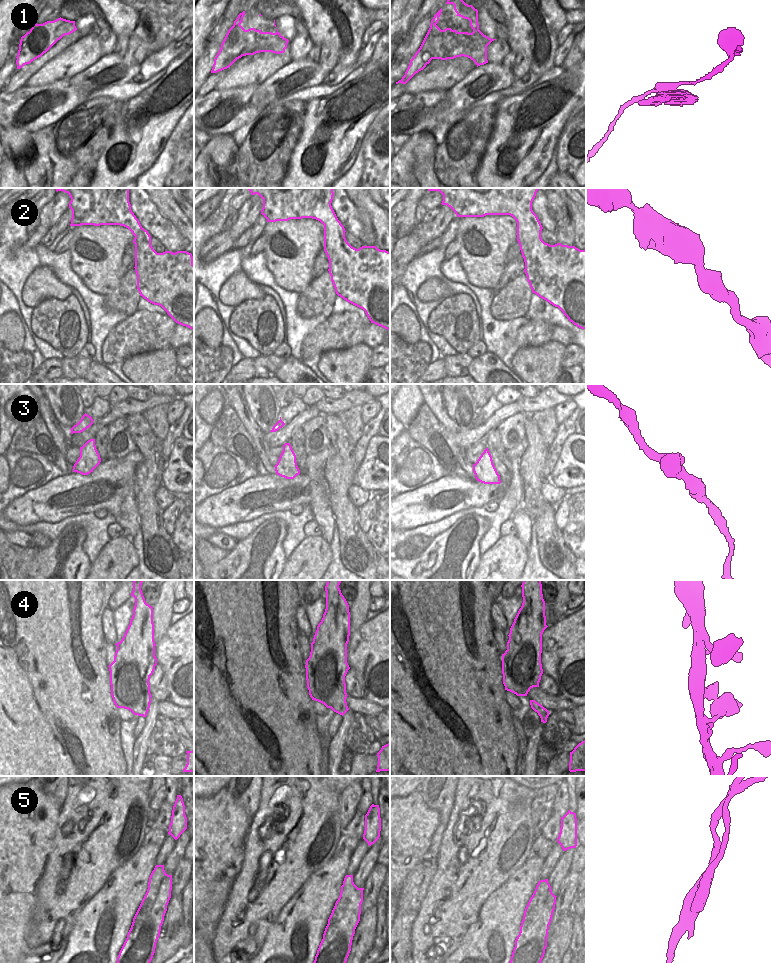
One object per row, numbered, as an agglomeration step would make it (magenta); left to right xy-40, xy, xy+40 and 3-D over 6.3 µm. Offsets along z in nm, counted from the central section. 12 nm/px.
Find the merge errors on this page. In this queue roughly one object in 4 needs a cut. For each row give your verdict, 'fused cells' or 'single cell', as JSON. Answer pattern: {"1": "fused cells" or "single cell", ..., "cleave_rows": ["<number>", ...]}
{"1": "fused cells", "2": "single cell", "3": "single cell", "4": "single cell", "5": "fused cells", "cleave_rows": ["1", "5"]}

